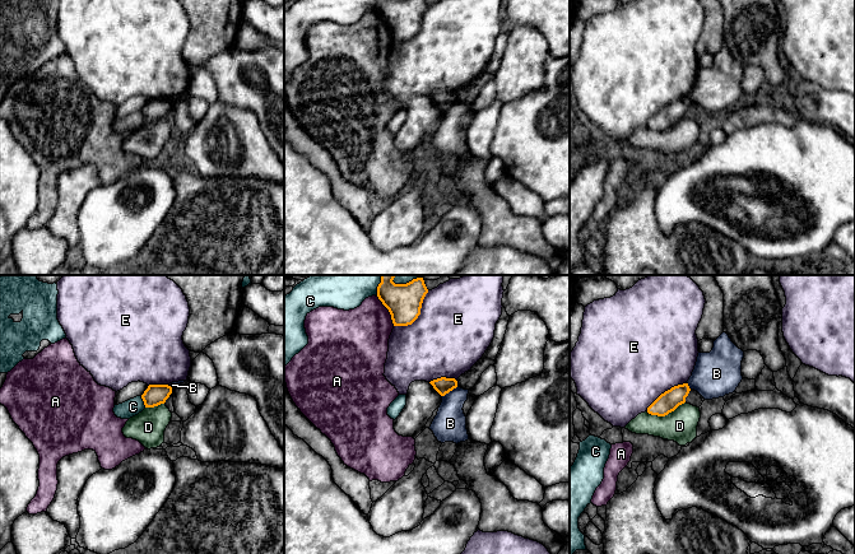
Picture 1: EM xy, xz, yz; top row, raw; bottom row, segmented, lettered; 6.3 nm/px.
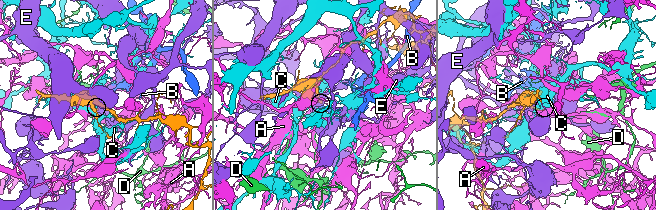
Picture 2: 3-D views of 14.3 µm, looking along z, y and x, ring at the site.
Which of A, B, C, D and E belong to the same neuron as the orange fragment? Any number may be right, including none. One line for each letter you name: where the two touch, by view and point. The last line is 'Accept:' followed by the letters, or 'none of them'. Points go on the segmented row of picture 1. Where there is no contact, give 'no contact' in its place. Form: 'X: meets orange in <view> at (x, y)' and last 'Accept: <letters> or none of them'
Accept: none of them

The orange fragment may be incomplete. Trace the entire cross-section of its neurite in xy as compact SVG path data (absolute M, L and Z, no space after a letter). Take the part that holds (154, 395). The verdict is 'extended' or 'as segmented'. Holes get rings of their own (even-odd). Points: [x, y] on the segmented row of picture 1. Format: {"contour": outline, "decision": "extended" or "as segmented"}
{"contour": "M149 385L141 395L145 408L154 408L164 404L172 394L172 387L168 385Z", "decision": "as segmented"}

